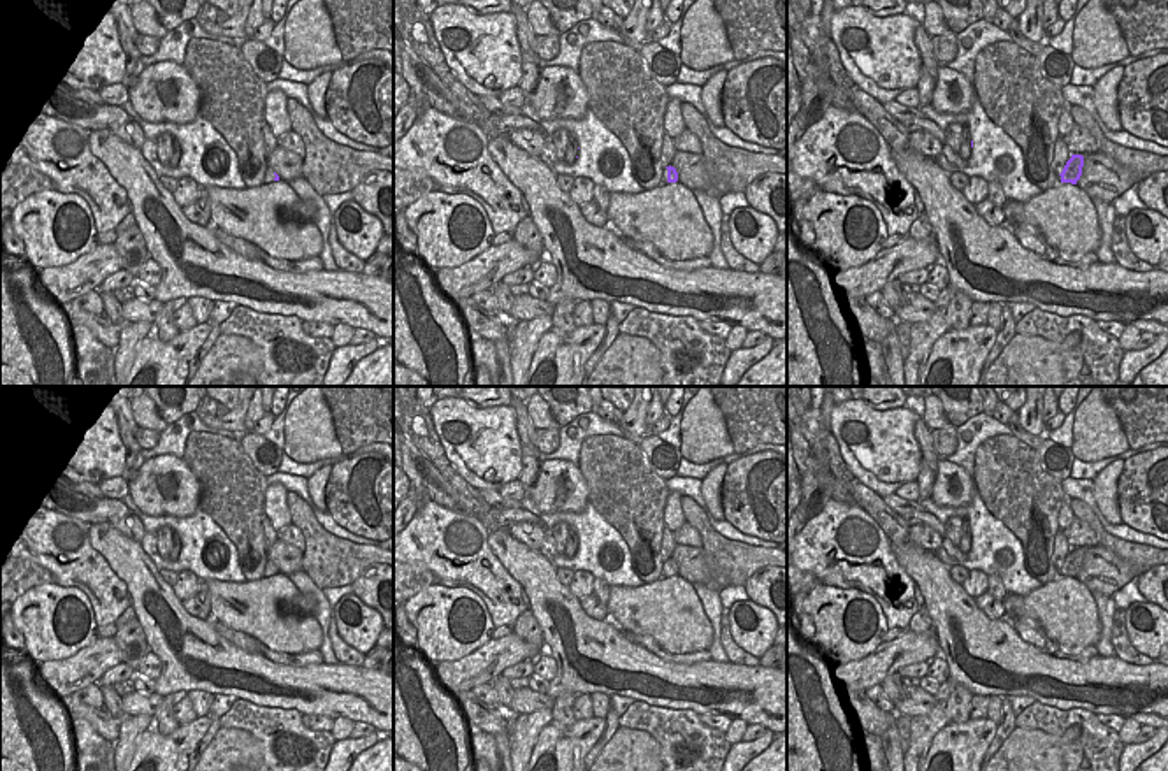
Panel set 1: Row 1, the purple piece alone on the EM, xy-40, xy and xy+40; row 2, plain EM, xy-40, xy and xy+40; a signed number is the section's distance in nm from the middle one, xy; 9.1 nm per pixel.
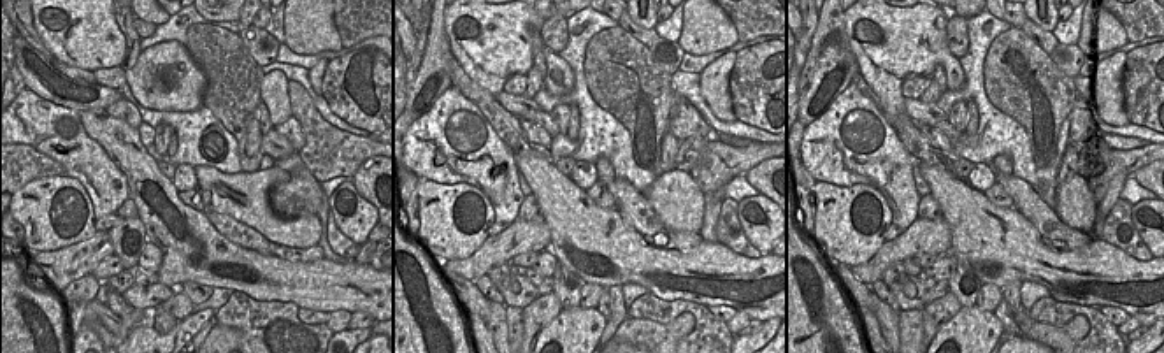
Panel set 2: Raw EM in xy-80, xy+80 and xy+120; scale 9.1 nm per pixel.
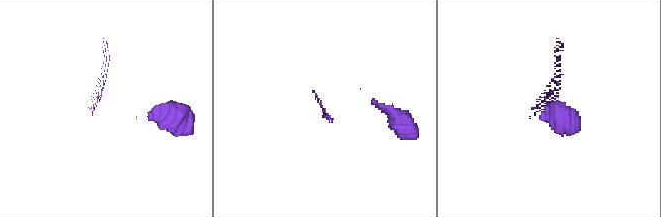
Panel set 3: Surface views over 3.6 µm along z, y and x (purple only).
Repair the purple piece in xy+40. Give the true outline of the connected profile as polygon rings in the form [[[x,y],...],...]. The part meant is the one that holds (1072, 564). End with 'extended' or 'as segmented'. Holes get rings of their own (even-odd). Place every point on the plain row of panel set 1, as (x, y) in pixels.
[[[1071,548],[1071,551],[1066,555],[1061,569],[1061,576],[1071,576],[1077,578],[1077,574],[1082,569],[1084,560],[1084,550],[1082,548]]]; as segmented

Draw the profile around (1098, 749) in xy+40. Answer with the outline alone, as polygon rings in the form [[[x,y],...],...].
[[[1035,701],[1015,717],[1015,727],[1054,736],[1061,736],[1075,724],[1082,727],[1082,734],[1063,750],[1064,771],[1119,771],[1124,743],[1119,732],[1098,720],[1096,713],[1084,708],[1057,710]]]

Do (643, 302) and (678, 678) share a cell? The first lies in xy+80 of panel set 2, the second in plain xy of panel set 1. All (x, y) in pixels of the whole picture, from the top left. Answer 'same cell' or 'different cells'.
different cells

